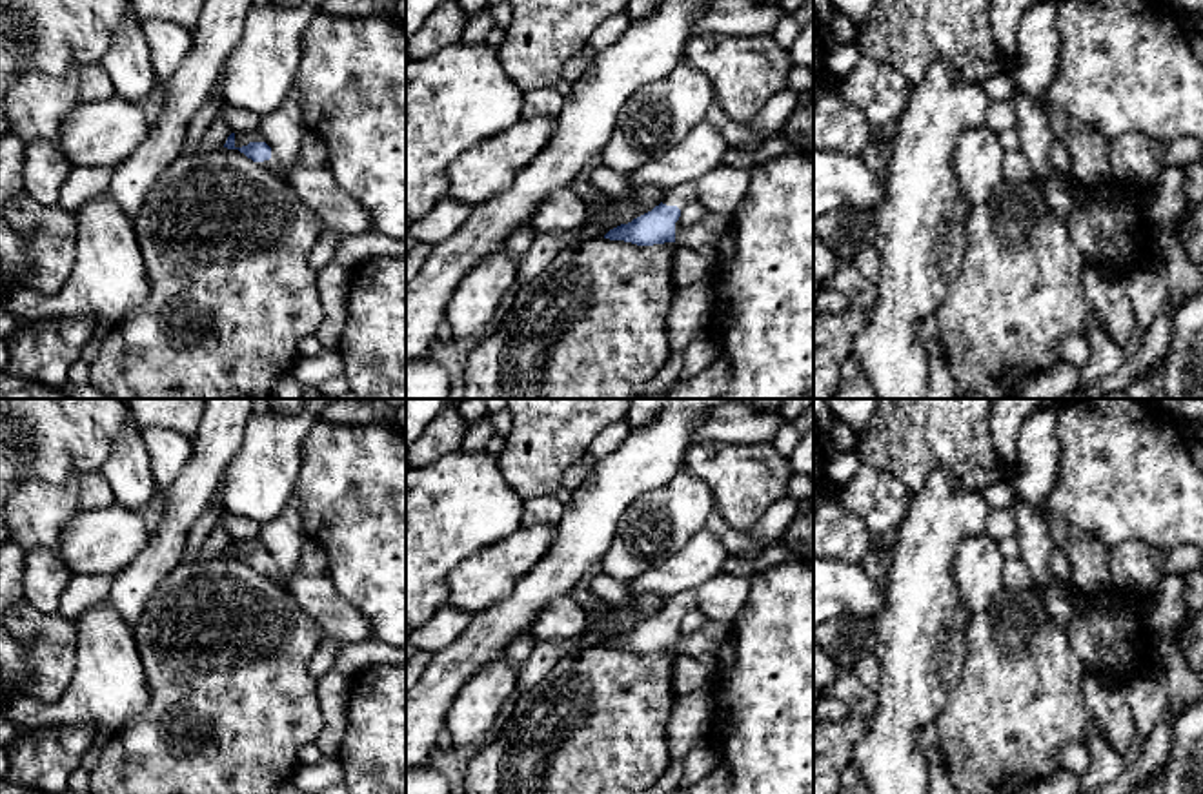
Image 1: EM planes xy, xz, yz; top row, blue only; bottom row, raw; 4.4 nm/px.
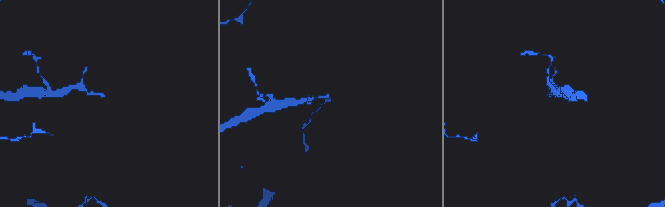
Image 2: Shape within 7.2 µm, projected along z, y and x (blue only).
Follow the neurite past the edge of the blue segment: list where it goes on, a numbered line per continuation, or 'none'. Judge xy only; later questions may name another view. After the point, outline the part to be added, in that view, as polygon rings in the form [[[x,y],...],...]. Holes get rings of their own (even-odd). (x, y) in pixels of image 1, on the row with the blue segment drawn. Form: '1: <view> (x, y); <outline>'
1: xy (273, 164); [[[271,149],[271,158],[269,160],[264,160],[264,162],[258,162],[262,168],[268,168],[269,171],[273,171],[277,177],[280,178],[288,178],[291,169],[289,168],[284,168],[280,164],[280,160],[277,158],[275,151]]]

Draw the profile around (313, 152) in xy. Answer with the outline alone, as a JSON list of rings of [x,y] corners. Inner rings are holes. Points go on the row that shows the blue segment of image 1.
[[[306,127],[297,153],[297,166],[326,168],[328,162],[329,162],[329,149],[326,140]]]

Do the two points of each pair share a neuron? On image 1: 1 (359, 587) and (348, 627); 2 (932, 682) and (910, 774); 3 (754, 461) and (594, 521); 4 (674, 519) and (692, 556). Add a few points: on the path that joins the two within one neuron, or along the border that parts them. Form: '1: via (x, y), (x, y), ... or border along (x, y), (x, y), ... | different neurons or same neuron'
1: border along (326, 574), (366, 621), (370, 636) | different neurons
2: via (909, 705), (905, 709), (905, 751) | same neuron
3: border along (692, 443), (683, 468) | different neurons
4: border along (703, 527), (652, 569) | different neurons

